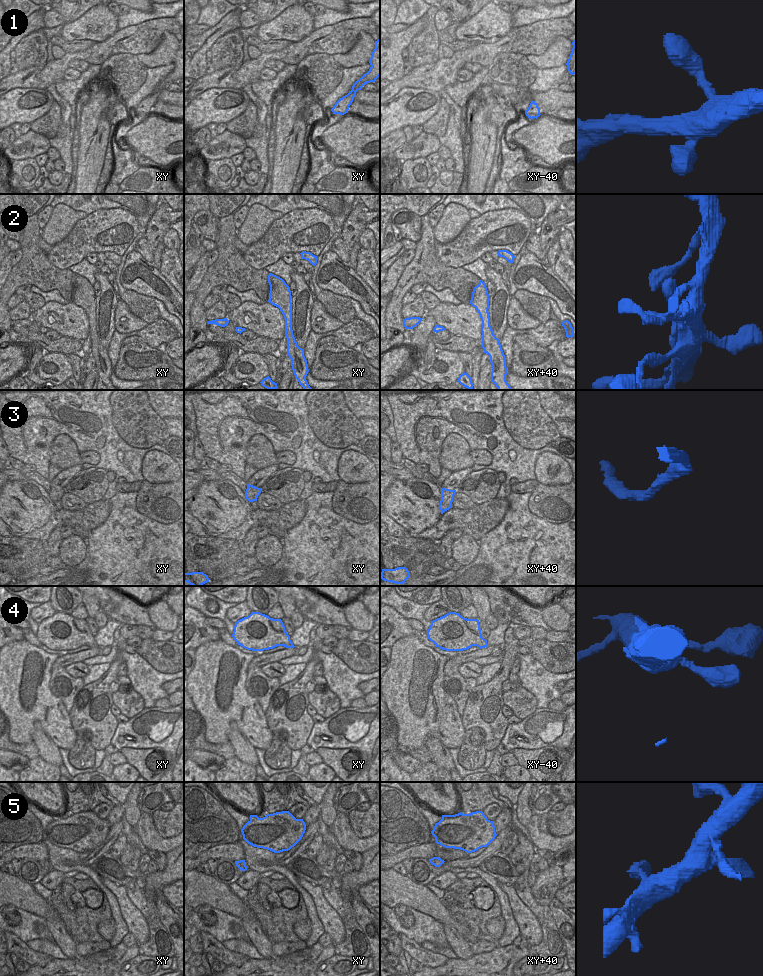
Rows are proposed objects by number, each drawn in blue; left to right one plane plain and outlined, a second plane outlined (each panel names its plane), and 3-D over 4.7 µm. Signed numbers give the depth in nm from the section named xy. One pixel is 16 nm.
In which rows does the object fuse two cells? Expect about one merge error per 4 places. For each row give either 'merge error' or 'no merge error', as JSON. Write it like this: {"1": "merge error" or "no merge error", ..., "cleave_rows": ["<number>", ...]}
{"1": "no merge error", "2": "no merge error", "3": "no merge error", "4": "no merge error", "5": "no merge error", "cleave_rows": []}

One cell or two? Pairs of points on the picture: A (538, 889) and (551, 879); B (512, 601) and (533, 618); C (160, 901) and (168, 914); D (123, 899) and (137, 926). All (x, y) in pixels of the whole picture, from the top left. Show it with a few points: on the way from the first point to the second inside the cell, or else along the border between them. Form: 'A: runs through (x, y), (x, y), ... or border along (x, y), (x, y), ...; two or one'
A: runs through (541, 889), (548, 882); one
B: runs through (517, 604), (528, 615); one
C: runs through (162, 904), (166, 911); one
D: runs through (126, 906), (134, 919); one

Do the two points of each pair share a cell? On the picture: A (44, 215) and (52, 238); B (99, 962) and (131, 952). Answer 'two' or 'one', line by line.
A: two
B: one

